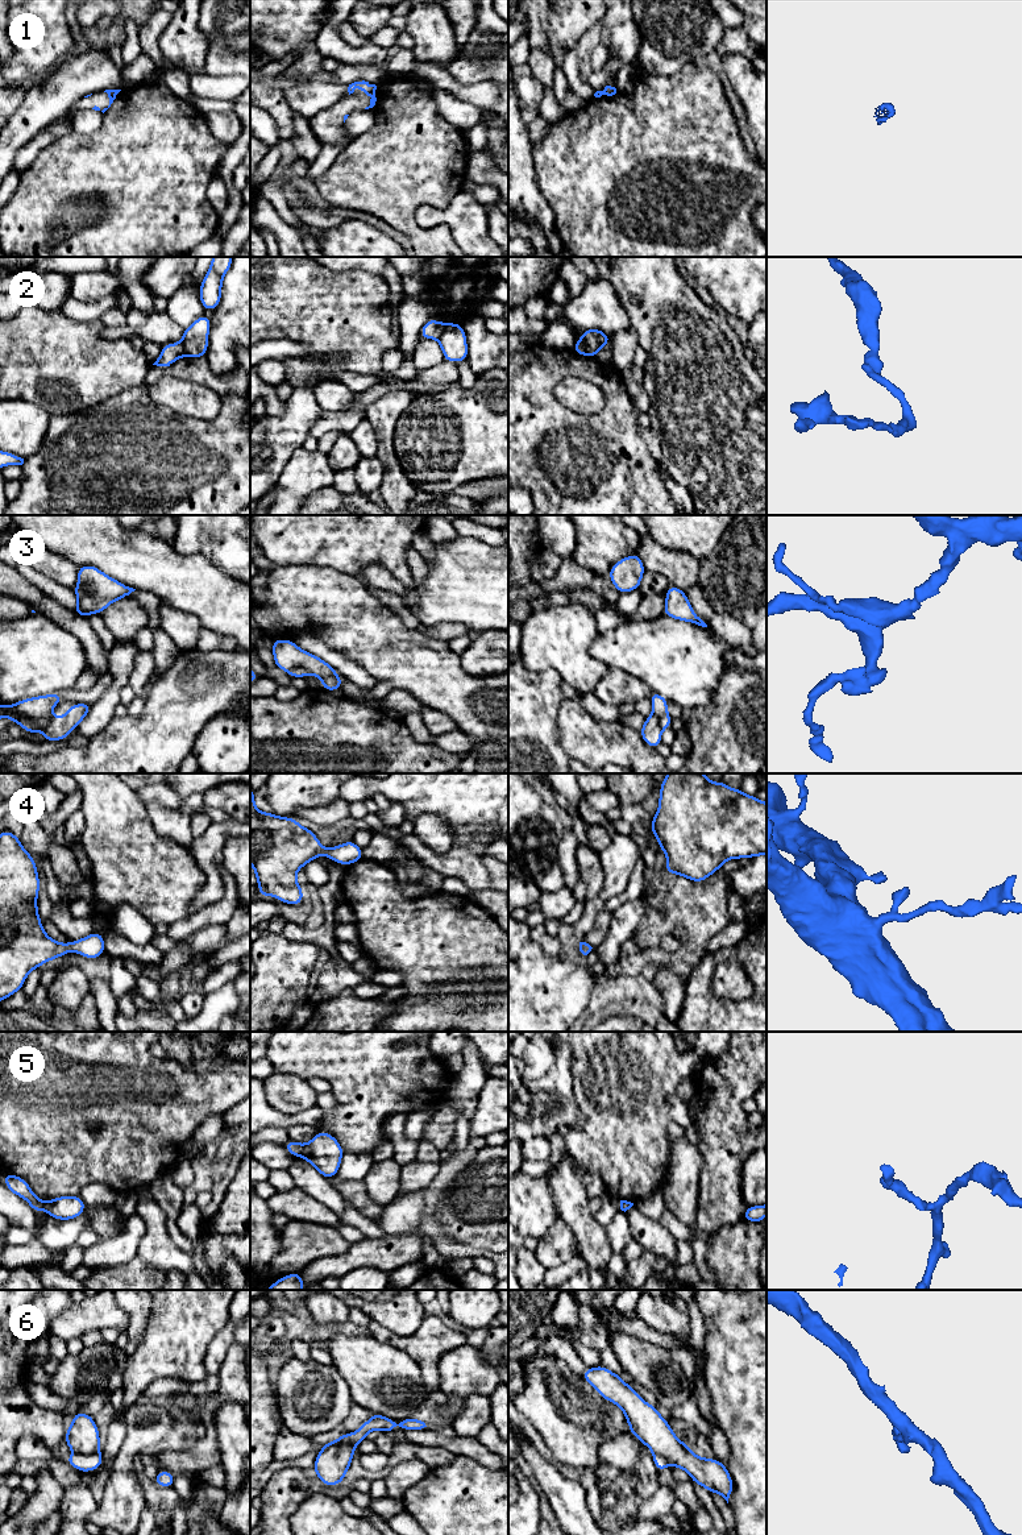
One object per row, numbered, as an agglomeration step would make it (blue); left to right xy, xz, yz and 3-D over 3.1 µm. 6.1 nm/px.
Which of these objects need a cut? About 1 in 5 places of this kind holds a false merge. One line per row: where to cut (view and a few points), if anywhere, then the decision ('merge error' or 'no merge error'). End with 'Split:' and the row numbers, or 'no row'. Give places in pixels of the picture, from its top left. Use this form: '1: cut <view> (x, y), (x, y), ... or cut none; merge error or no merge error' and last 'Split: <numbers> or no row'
1: cut none; no merge error
2: cut yz (578, 339), (588, 355); merge error
3: cut xy (52, 717), (42, 726), (33, 726), (26, 720), (17, 722); merge error
4: cut none; no merge error
5: cut xz (303, 1145), (300, 1154); merge error
6: cut xz (354, 1446), (336, 1443), (322, 1450); merge error
Split: 2, 3, 5, 6

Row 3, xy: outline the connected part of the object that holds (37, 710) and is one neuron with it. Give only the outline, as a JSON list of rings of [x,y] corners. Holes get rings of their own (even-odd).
[[[61,693],[24,698],[5,708],[0,704],[0,718],[8,717],[18,723],[28,719],[36,727],[46,726],[51,719],[53,708],[63,700]]]

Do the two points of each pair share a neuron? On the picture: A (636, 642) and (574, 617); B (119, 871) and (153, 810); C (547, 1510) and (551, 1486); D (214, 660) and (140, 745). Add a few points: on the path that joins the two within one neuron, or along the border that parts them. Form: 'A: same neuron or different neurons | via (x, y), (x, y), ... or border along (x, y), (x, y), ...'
A: different neurons | border along (597, 634), (589, 646), (589, 652), (606, 664)
B: different neurons | border along (144, 805), (154, 829), (161, 836), (170, 838)
C: different neurons | border along (534, 1473), (559, 1521)
D: same neuron | via (203, 681), (161, 724)

